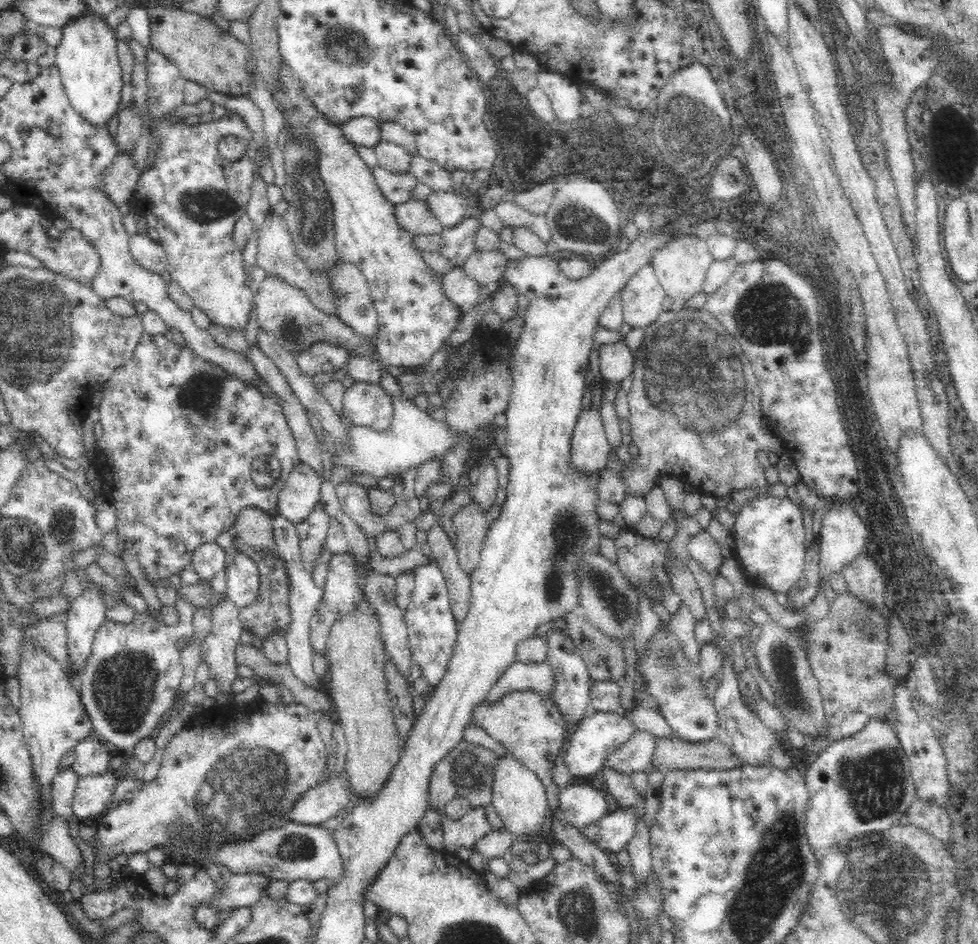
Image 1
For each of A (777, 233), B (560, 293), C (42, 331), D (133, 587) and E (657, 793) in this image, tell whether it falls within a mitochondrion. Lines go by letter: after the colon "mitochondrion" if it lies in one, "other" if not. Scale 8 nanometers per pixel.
A: other
B: other
C: mitochondrion
D: other
E: other

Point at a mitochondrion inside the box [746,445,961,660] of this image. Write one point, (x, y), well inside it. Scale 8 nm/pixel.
(871, 631)

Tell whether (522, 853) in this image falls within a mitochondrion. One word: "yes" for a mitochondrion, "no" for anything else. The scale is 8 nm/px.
no

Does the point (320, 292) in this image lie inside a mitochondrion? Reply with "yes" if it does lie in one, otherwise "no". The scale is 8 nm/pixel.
yes

